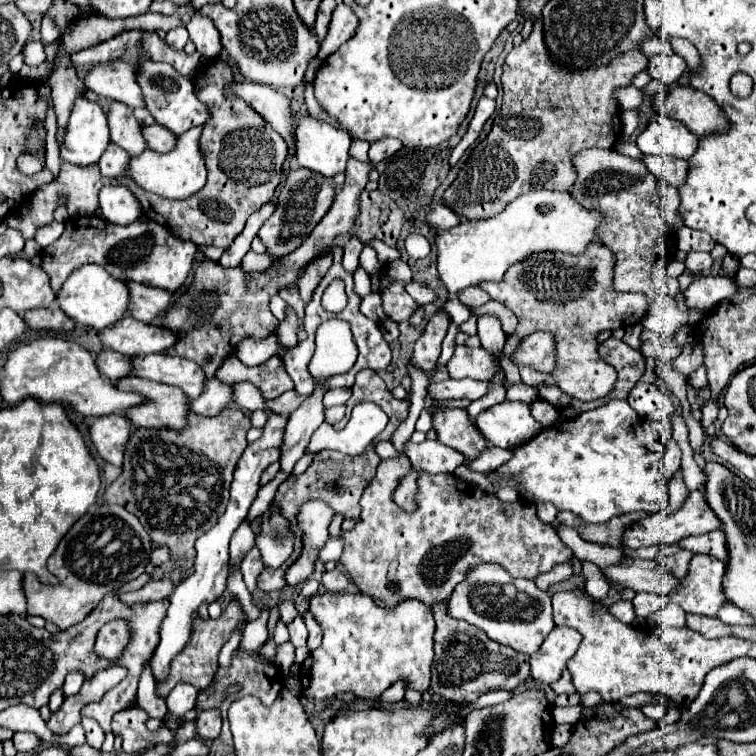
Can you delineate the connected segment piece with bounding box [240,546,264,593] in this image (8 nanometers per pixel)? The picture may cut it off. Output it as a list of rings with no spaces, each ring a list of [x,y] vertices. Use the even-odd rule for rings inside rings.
[[[254,546],[240,565],[243,580],[250,593],[256,589],[257,577],[264,568],[260,556],[258,548]]]

